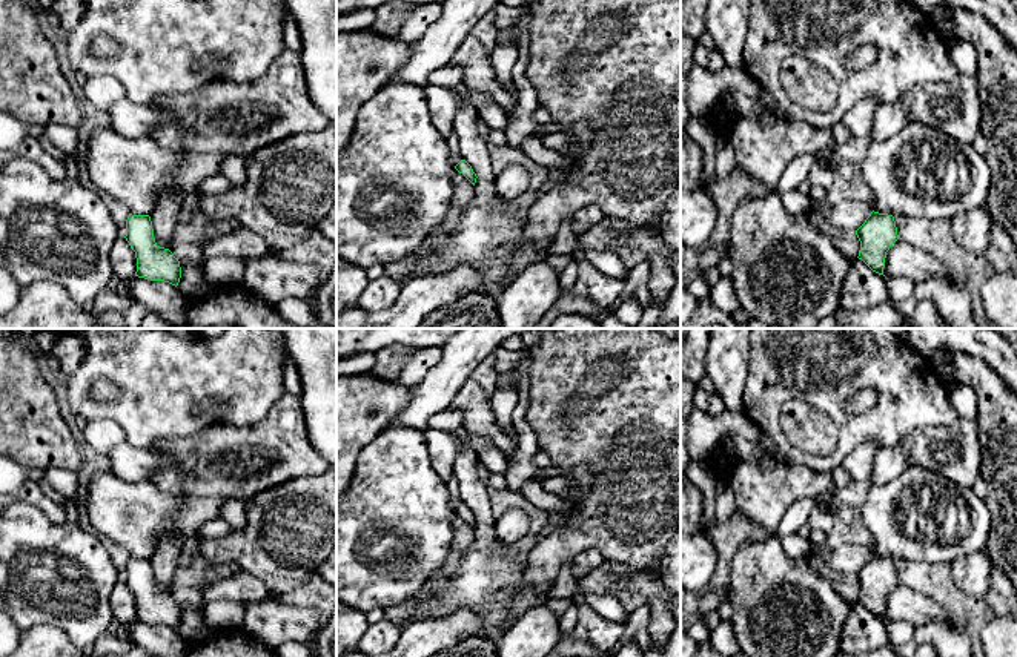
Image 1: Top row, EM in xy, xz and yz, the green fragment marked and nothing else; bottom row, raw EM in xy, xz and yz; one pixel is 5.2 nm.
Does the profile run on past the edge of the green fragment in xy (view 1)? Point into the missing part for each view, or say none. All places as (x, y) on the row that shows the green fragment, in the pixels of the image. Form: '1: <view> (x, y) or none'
1: none

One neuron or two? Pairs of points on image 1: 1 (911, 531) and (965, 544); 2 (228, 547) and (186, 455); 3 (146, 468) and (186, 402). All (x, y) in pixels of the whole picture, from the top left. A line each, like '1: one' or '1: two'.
1: one
2: two
3: two

